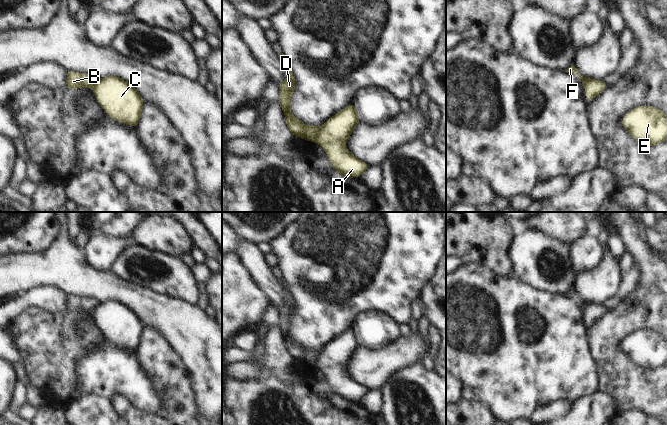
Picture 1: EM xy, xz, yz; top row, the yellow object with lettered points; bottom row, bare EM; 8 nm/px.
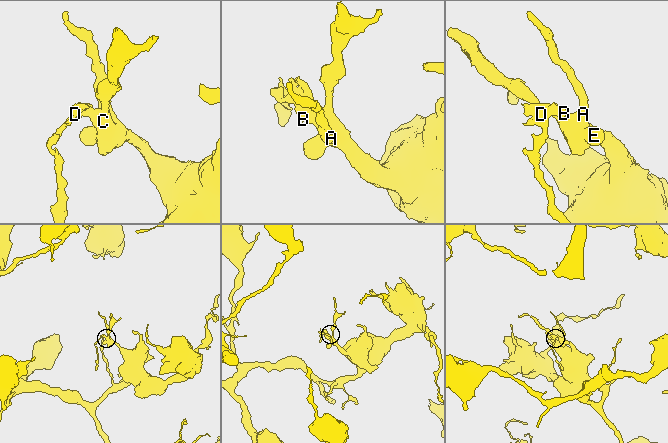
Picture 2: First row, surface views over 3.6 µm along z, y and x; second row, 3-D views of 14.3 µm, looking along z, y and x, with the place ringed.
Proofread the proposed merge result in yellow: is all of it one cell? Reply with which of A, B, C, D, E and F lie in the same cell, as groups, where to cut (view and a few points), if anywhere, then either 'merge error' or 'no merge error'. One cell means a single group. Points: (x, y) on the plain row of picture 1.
A C E / B D F | xz (322, 350), (319, 360), (315, 364) | merge error

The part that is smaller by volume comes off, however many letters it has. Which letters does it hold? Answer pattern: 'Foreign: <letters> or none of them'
Foreign: B, D, F

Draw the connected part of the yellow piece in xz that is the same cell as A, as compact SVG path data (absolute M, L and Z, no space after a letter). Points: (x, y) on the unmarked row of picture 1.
M352 326L322 349L316 364L317 368L326 375L334 393L347 402L360 401L370 391L345 371L345 366L359 346L354 326Z

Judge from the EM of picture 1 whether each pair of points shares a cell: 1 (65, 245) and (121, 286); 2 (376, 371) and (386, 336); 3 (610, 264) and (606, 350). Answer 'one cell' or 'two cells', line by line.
1: one cell
2: two cells
3: two cells

